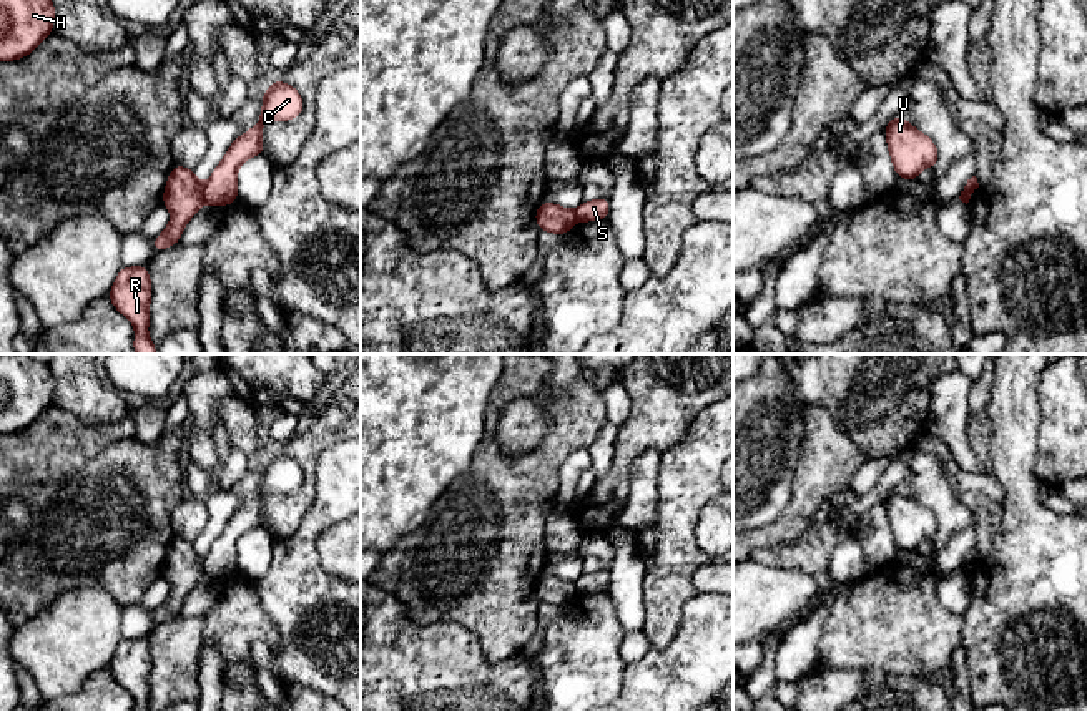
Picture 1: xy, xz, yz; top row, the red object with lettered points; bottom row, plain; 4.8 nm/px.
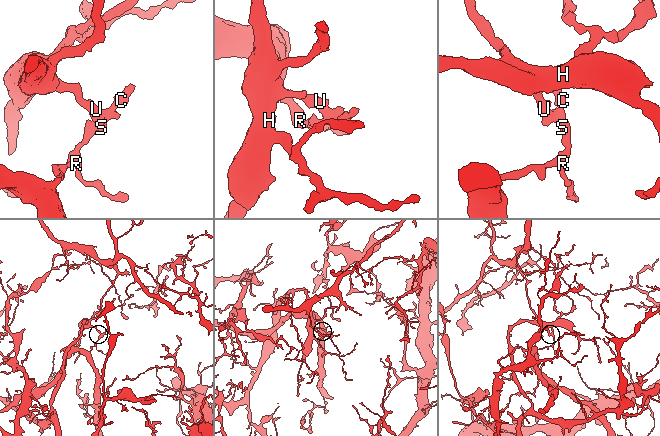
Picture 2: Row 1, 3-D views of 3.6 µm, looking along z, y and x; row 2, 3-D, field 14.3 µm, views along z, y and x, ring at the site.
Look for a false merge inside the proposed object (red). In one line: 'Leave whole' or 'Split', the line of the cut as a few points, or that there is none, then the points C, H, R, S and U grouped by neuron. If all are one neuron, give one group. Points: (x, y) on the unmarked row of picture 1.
Split. Split along xy (205, 560), (203, 572). Groups: C H S U / R

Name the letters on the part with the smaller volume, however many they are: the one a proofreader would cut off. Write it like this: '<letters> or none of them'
R

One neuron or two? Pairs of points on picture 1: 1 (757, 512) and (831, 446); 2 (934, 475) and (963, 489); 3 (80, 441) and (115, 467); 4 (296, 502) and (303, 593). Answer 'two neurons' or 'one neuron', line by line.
1: two neurons
2: two neurons
3: two neurons
4: two neurons

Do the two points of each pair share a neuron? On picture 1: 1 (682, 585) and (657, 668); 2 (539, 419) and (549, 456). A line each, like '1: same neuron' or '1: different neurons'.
1: different neurons
2: different neurons

